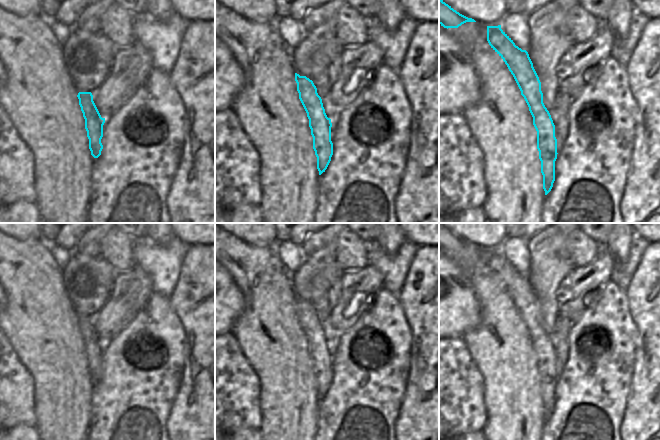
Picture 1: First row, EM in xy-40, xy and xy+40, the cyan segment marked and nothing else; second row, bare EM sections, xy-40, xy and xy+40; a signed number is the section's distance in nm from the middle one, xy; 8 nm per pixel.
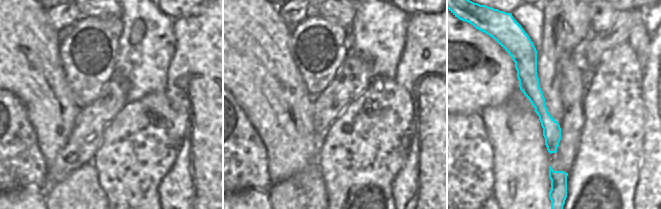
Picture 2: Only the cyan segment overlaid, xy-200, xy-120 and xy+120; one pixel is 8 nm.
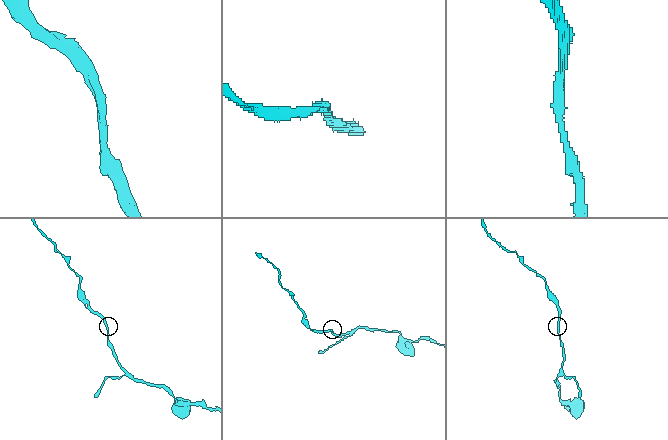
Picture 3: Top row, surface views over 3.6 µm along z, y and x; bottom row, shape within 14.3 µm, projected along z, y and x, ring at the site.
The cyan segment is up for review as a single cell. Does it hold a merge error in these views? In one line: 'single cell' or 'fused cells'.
single cell

